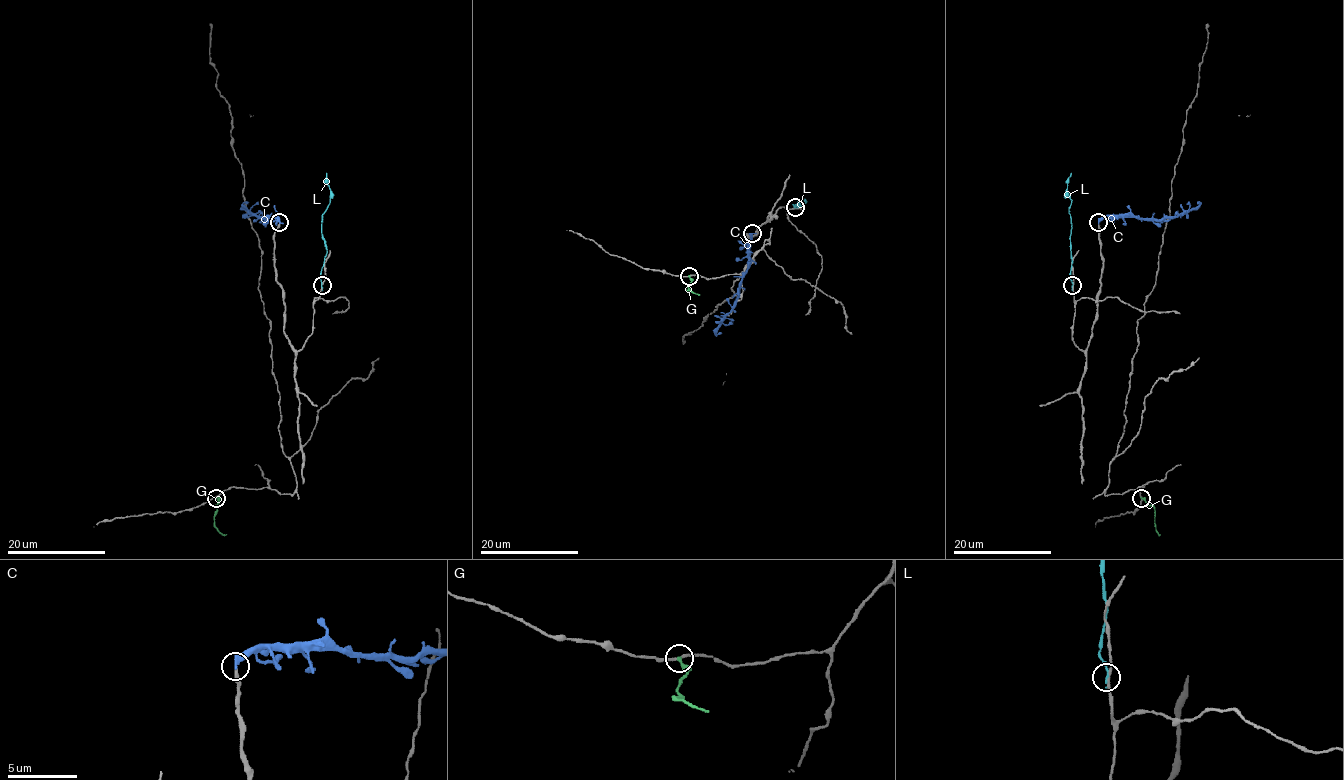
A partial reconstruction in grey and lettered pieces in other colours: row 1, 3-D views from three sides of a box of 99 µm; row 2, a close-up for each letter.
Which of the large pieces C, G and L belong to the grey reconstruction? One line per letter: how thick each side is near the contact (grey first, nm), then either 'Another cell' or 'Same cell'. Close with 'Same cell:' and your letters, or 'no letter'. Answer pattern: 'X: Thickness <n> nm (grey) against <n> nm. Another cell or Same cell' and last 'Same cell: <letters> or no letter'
C: Thickness 280 nm (grey) against 480 nm. Another cell
G: Thickness 170 nm (grey) against 340 nm. Another cell
L: Thickness 170 nm (grey) against 160 nm. Another cell
Same cell: no letter

